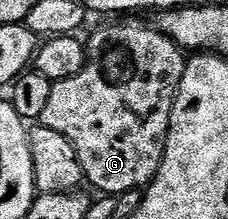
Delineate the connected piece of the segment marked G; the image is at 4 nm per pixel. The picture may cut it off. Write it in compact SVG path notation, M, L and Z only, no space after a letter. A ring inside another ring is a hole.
M121 18L118 24L105 24L90 40L87 40L87 59L85 69L79 74L75 74L66 80L56 81L55 90L51 94L51 98L47 102L47 110L43 110L40 123L51 130L59 130L59 134L63 134L63 138L67 138L67 142L71 142L71 146L77 155L77 161L81 163L81 170L86 181L89 180L101 192L110 192L113 198L123 195L125 191L135 191L144 189L152 184L157 171L161 165L161 159L165 153L165 143L167 142L167 134L169 133L169 123L171 122L171 110L175 102L175 94L179 90L179 82L183 78L183 70L185 69L186 53L171 38L163 35L155 26L149 28L145 24L140 24L137 18Z

